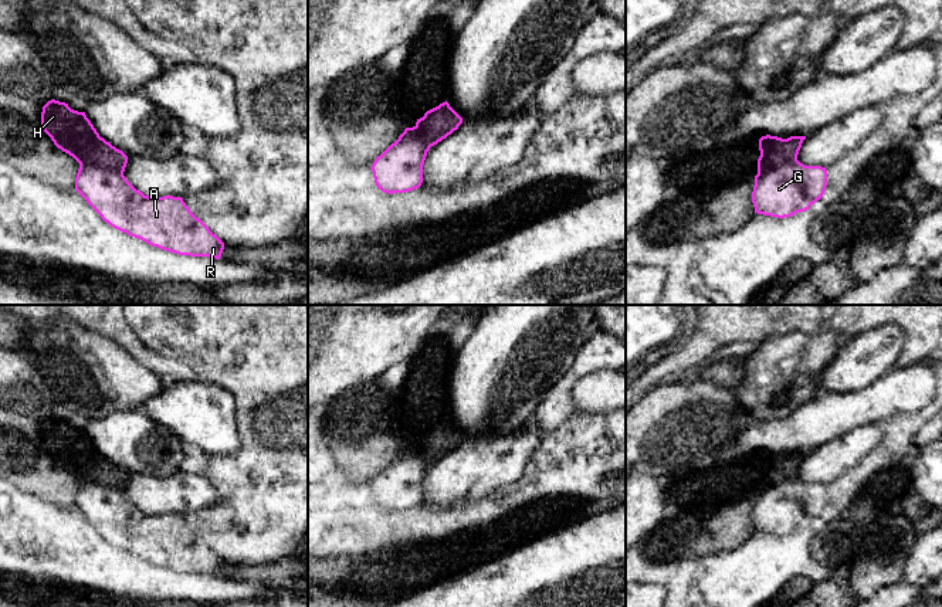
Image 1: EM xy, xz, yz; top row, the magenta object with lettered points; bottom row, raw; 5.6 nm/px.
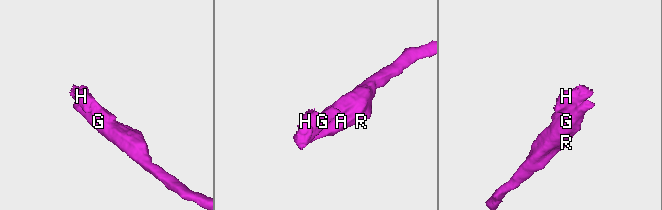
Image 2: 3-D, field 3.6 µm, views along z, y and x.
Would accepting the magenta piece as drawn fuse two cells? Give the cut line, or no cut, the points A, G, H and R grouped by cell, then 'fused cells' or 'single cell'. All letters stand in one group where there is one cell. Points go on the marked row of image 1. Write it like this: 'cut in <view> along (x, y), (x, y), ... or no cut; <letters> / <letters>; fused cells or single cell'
cut in xy along (80, 165), (100, 165), (115, 169), (122, 175); A G R / H; fused cells

